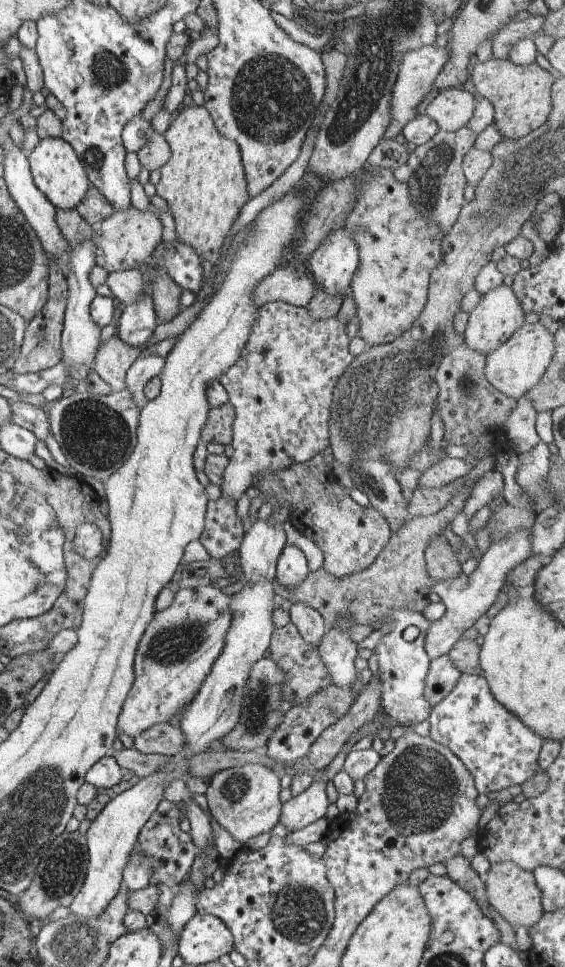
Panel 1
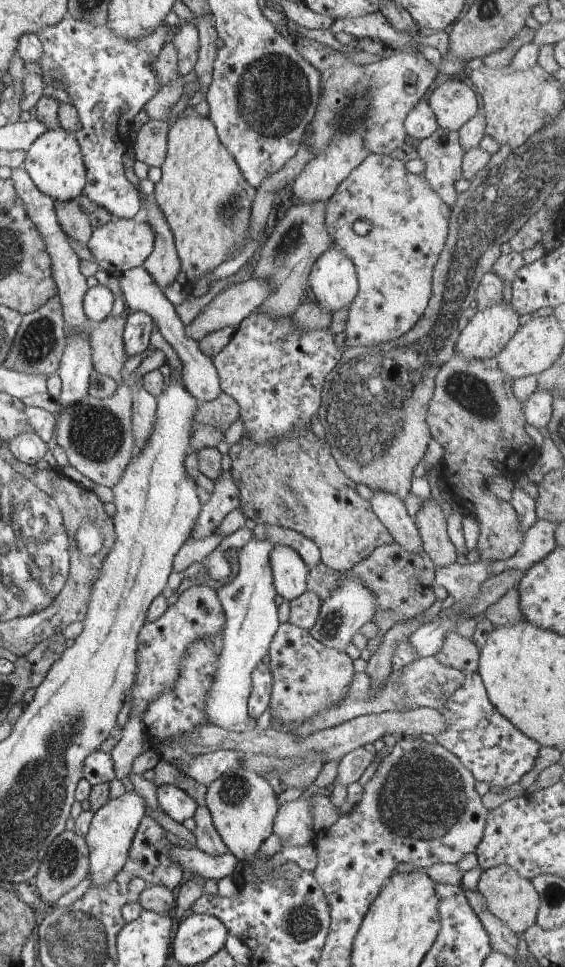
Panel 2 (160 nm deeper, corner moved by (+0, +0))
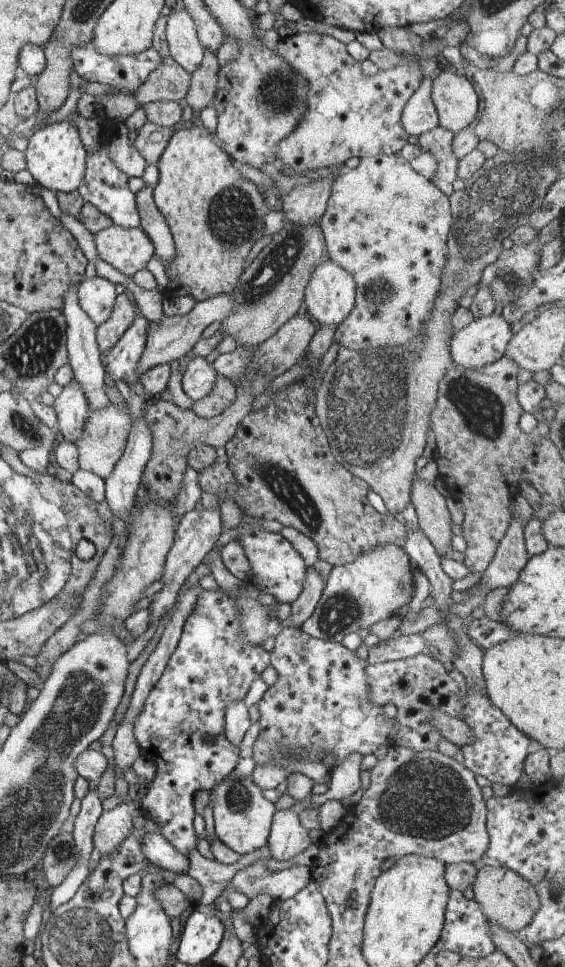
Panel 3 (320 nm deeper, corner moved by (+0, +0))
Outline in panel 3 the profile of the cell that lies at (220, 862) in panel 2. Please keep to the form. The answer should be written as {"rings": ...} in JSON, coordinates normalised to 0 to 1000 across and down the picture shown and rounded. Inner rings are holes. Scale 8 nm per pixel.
{"rings":[[[255,861],[250,880],[262,893],[274,893],[312,904],[331,904],[335,901],[335,886],[319,883],[283,861]]]}

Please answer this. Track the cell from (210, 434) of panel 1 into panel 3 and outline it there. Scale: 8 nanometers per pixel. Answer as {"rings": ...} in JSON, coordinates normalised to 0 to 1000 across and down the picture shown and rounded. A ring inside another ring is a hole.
{"rings":[[[386,388],[375,403],[354,414],[342,416],[343,428],[363,433],[373,433],[393,428],[418,412],[418,399],[398,389]]]}

